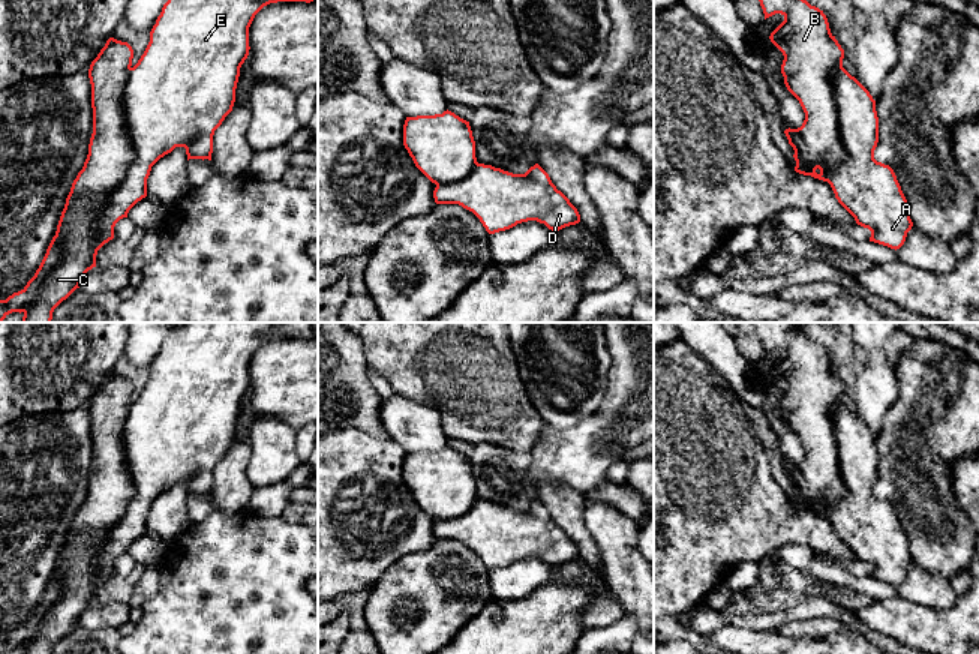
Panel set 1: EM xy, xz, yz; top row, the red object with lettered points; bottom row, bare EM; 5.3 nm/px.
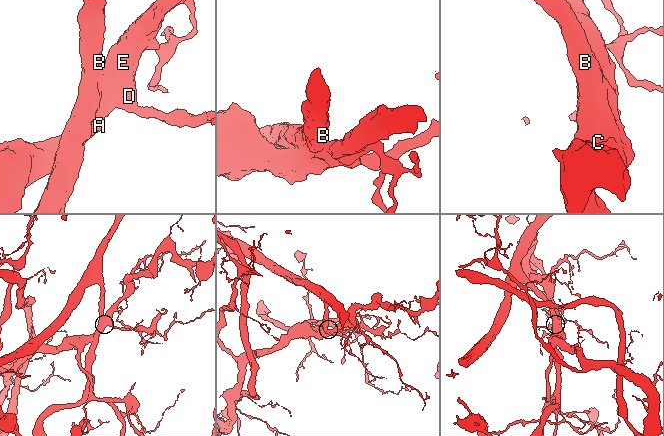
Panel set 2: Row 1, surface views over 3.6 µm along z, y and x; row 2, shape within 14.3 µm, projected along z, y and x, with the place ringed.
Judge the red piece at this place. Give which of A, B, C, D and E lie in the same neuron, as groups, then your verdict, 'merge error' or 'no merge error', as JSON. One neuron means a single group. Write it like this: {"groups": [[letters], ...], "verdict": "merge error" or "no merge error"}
{"groups": [["A", "B", "C", "D", "E"]], "verdict": "no merge error"}

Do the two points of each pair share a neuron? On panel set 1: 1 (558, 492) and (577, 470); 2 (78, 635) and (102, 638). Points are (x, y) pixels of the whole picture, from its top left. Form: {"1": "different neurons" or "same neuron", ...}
{"1": "different neurons", "2": "same neuron"}

